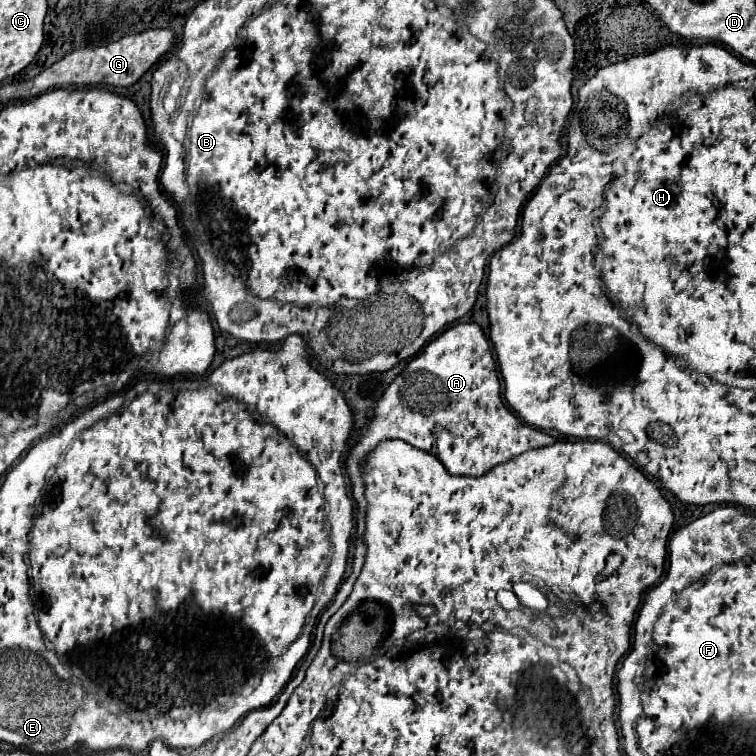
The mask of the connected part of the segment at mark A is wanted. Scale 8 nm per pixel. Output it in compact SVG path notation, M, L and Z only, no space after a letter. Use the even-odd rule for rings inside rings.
M456 323L444 329L426 349L414 357L404 371L390 383L374 409L374 419L358 445L346 459L346 469L352 481L352 495L358 503L356 537L354 537L354 563L352 575L342 583L336 593L336 607L340 607L366 563L366 497L364 497L364 463L366 457L386 439L402 439L422 451L436 455L444 467L454 475L484 475L492 467L510 461L530 449L542 449L554 439L526 423L522 423L504 403L500 379L490 343L476 323Z

